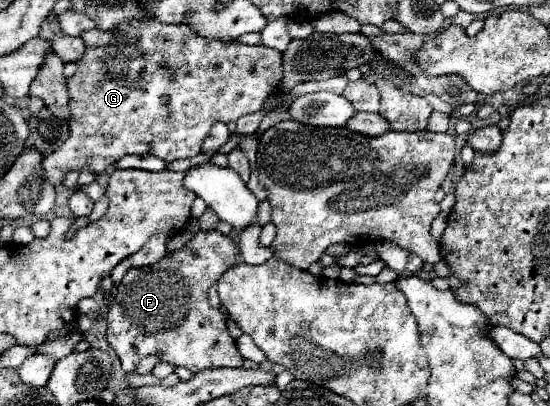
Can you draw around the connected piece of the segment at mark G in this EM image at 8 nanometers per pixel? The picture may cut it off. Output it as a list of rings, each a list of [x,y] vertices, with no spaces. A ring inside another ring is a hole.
[[[152,18],[152,20],[132,20],[132,22],[122,22],[120,26],[116,26],[114,30],[110,32],[102,32],[102,30],[88,30],[82,34],[82,40],[86,44],[86,54],[76,62],[76,74],[72,78],[68,78],[68,90],[70,90],[70,112],[72,112],[72,120],[68,122],[68,128],[70,128],[70,138],[60,146],[60,150],[52,152],[44,162],[42,162],[42,168],[50,180],[52,186],[58,186],[66,174],[66,170],[76,170],[76,172],[82,172],[82,170],[88,170],[88,172],[94,172],[96,176],[104,174],[110,166],[114,166],[116,160],[120,160],[122,156],[128,156],[128,154],[140,154],[140,156],[156,156],[156,158],[164,158],[168,162],[174,162],[178,158],[190,158],[190,156],[196,156],[200,152],[200,146],[202,146],[202,140],[208,136],[210,128],[214,122],[236,122],[240,116],[246,116],[246,114],[254,114],[258,112],[268,94],[270,92],[278,92],[280,90],[280,80],[284,76],[284,70],[282,70],[282,52],[274,50],[274,48],[266,48],[266,46],[246,46],[246,44],[240,44],[240,42],[212,42],[212,40],[206,40],[206,38],[200,38],[192,28],[184,26],[184,24],[162,24],[160,20]]]

